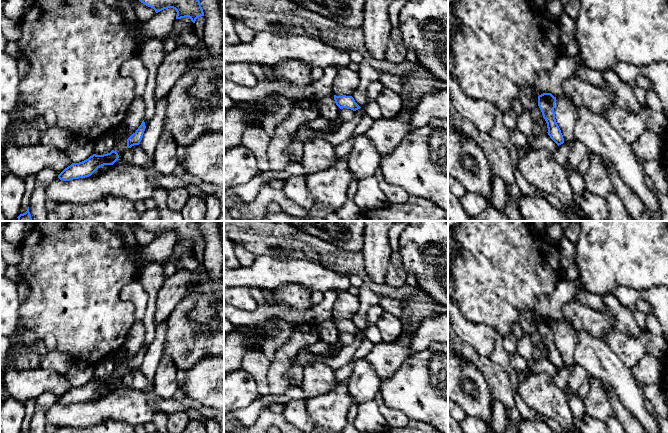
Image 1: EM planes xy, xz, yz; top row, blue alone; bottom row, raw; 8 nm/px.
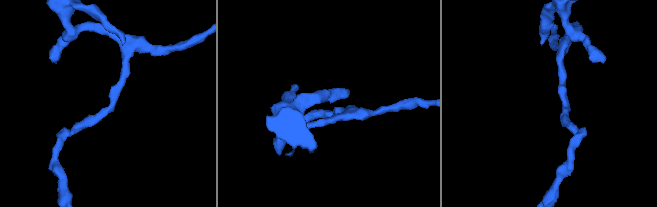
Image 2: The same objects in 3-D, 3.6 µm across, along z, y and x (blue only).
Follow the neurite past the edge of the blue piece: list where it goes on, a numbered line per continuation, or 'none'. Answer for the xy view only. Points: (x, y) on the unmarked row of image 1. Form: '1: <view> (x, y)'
none

